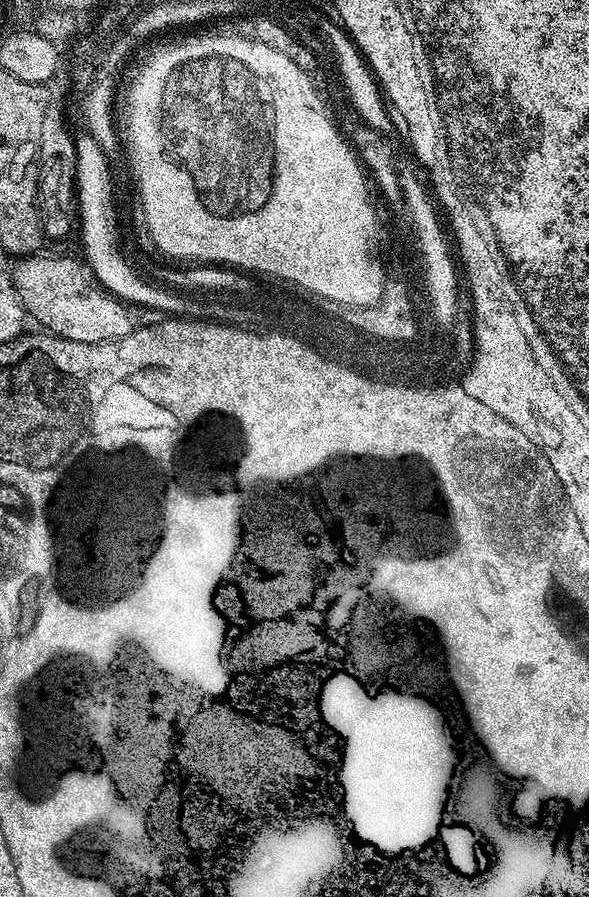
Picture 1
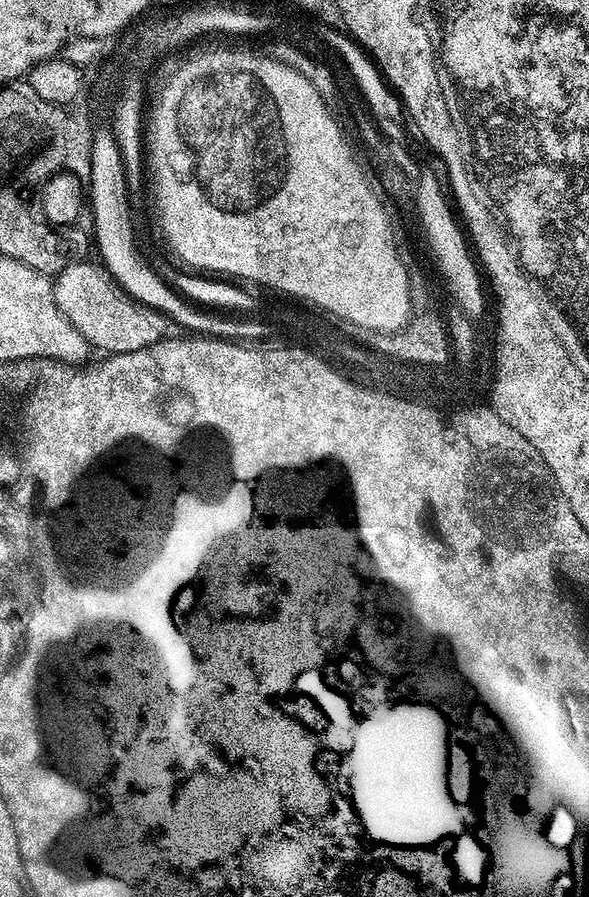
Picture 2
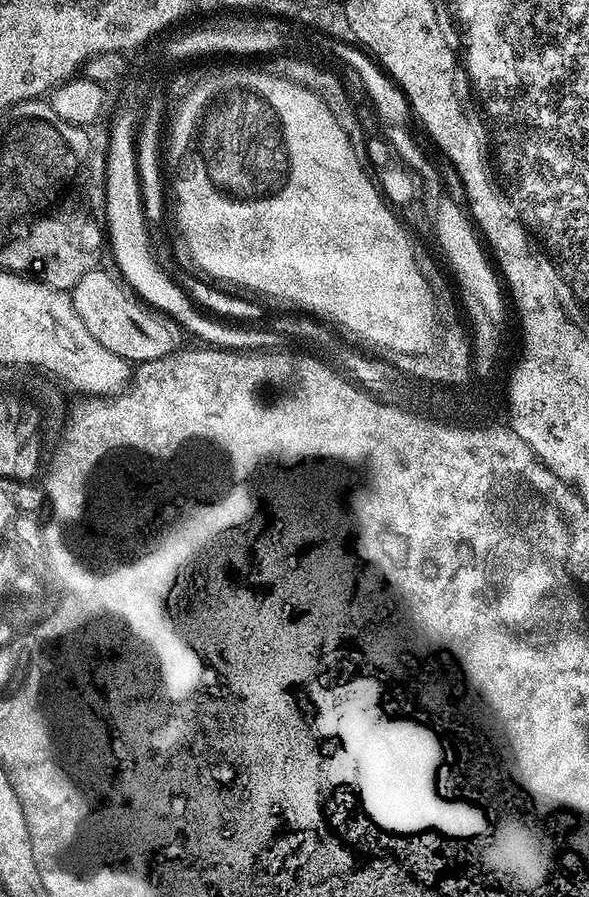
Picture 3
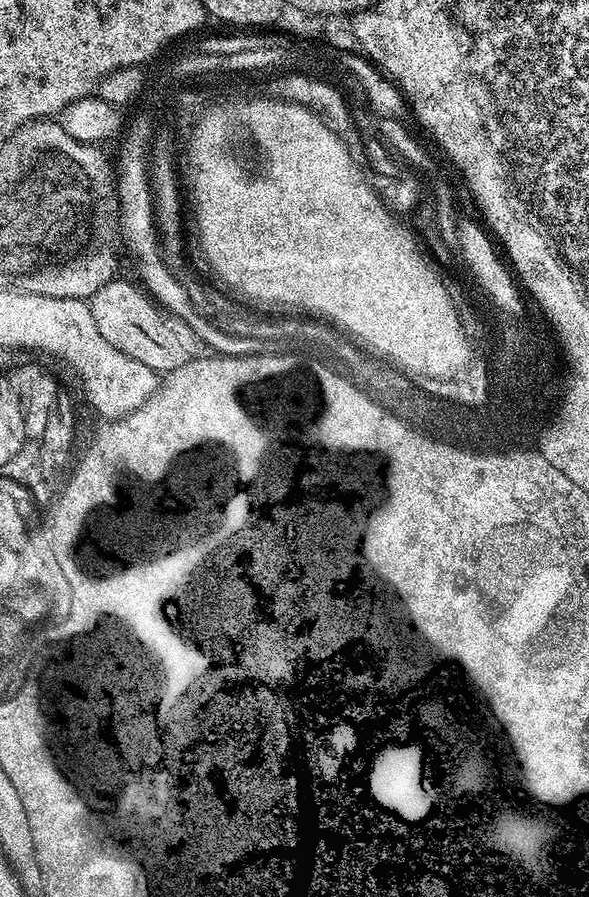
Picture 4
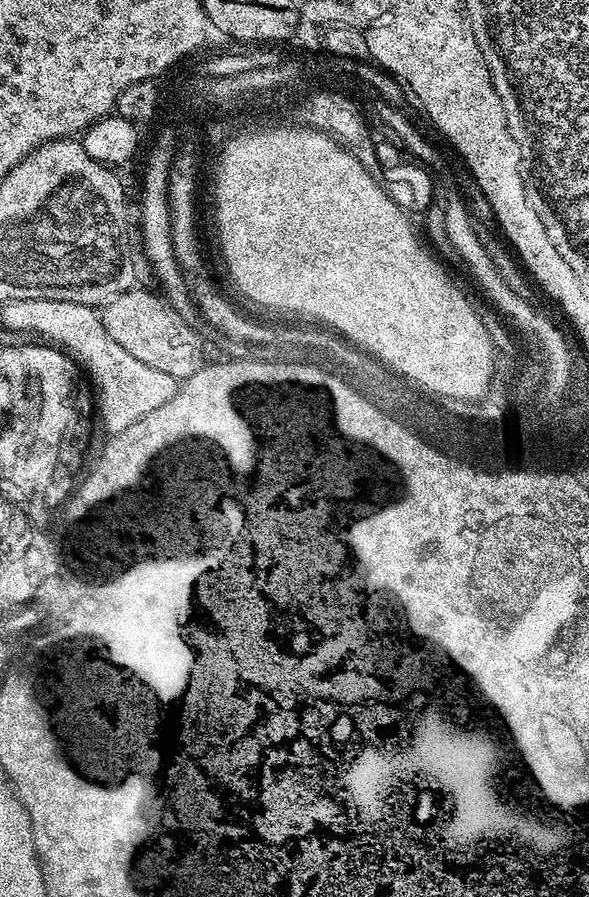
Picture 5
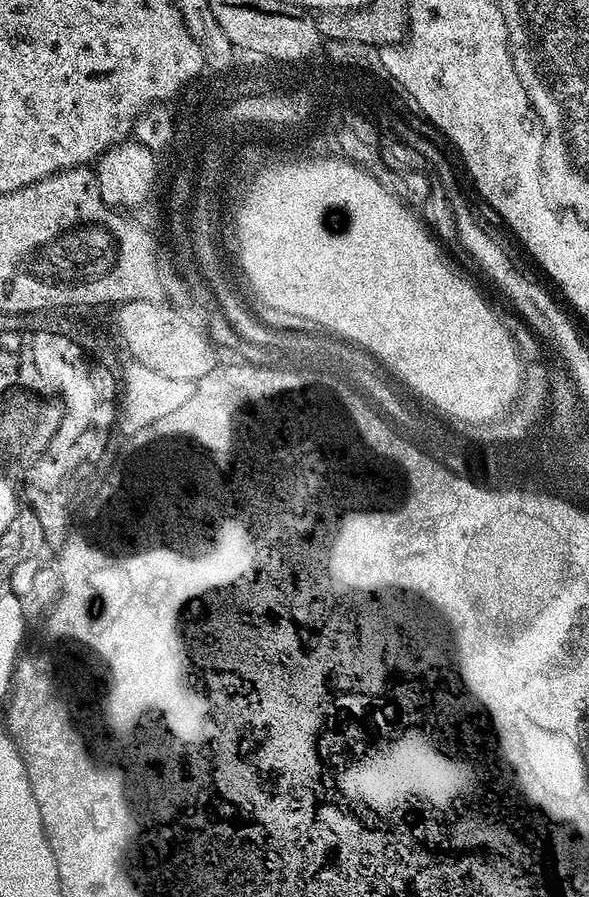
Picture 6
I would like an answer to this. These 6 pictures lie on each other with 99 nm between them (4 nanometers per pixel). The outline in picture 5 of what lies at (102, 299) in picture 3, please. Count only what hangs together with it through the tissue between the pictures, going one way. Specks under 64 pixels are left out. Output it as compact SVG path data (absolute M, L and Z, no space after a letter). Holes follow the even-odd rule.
M137 286L108 301L103 305L102 319L110 338L114 338L118 346L146 362L146 366L154 366L154 370L162 370L162 374L170 374L178 382L187 380L204 367L205 341L173 310L163 295L155 296L144 286Z

